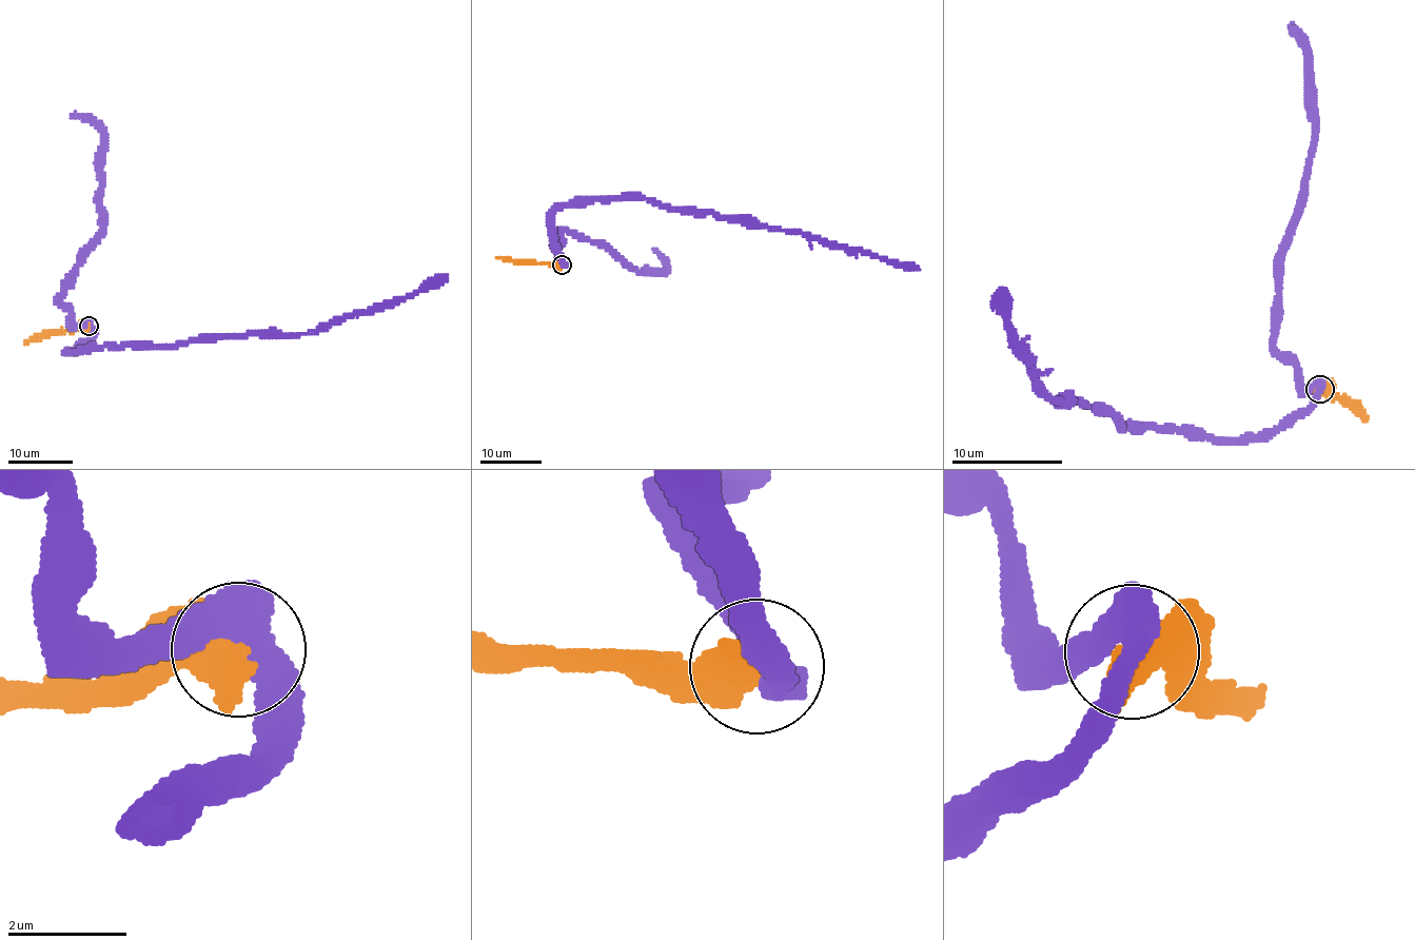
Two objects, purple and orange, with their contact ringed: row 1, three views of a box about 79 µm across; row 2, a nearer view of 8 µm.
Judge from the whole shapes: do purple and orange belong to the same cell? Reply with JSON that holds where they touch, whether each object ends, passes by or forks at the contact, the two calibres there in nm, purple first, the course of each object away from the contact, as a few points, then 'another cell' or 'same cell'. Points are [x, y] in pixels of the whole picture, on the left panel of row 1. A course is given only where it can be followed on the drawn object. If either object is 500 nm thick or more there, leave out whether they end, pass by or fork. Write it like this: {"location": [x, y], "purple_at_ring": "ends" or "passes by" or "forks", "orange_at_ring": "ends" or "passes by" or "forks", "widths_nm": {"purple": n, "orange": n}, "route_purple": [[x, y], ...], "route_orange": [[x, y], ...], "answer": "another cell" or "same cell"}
{"location": [89, 326], "widths_nm": {"purple": 550, "orange": 700}, "route_purple": [[89, 325], [90, 338], [66, 350], [320, 331], [391, 306], [447, 274]], "route_orange": [[89, 326], [45, 332], [24, 341]], "answer": "another cell"}

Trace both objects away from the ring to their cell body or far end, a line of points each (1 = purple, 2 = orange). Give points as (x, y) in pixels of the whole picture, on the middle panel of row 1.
1: (562, 263), (555, 211), (652, 198), (688, 211), (753, 217), (919, 270)
2: (562, 263), (518, 262), (496, 258)

